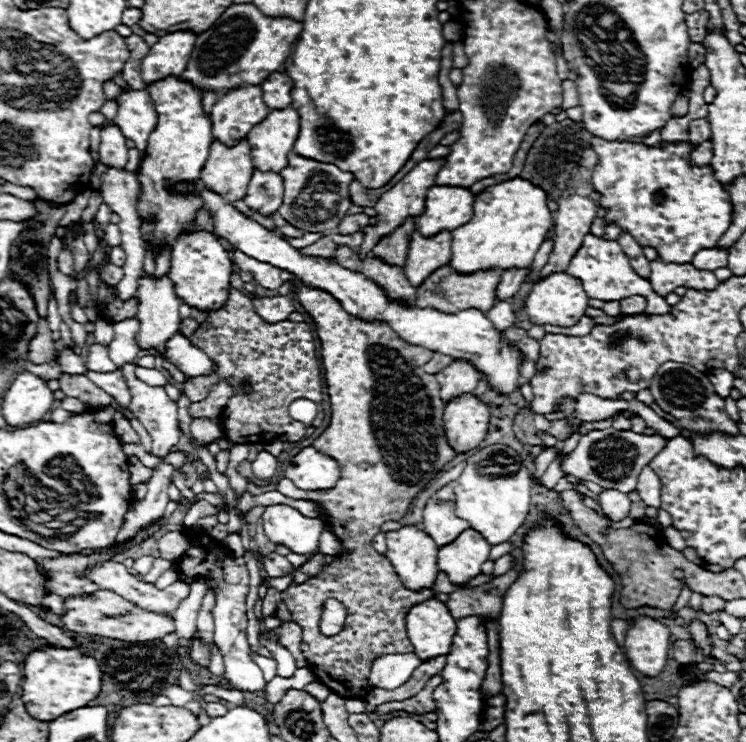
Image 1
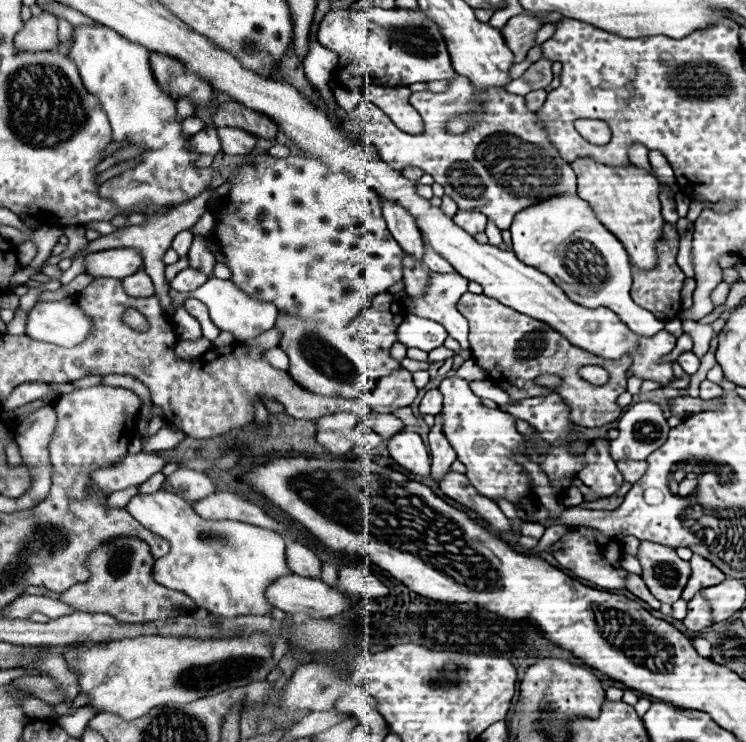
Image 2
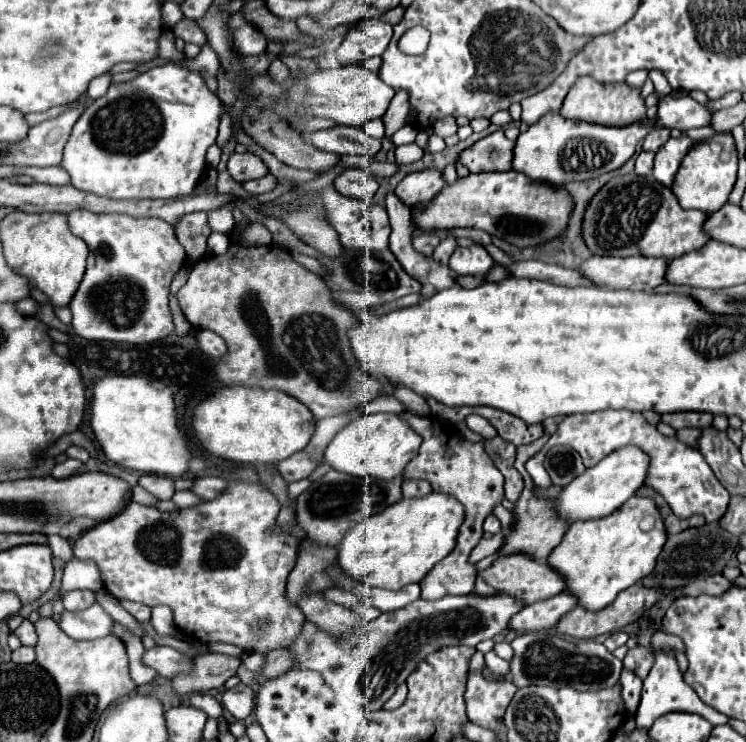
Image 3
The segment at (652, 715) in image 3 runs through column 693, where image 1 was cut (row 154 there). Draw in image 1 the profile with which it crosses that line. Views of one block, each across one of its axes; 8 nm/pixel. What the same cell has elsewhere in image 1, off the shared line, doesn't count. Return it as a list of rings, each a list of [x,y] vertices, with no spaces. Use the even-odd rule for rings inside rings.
[[[710,142],[698,144],[696,150],[692,150],[690,154],[690,166],[708,166],[710,158],[712,158],[712,144]]]

